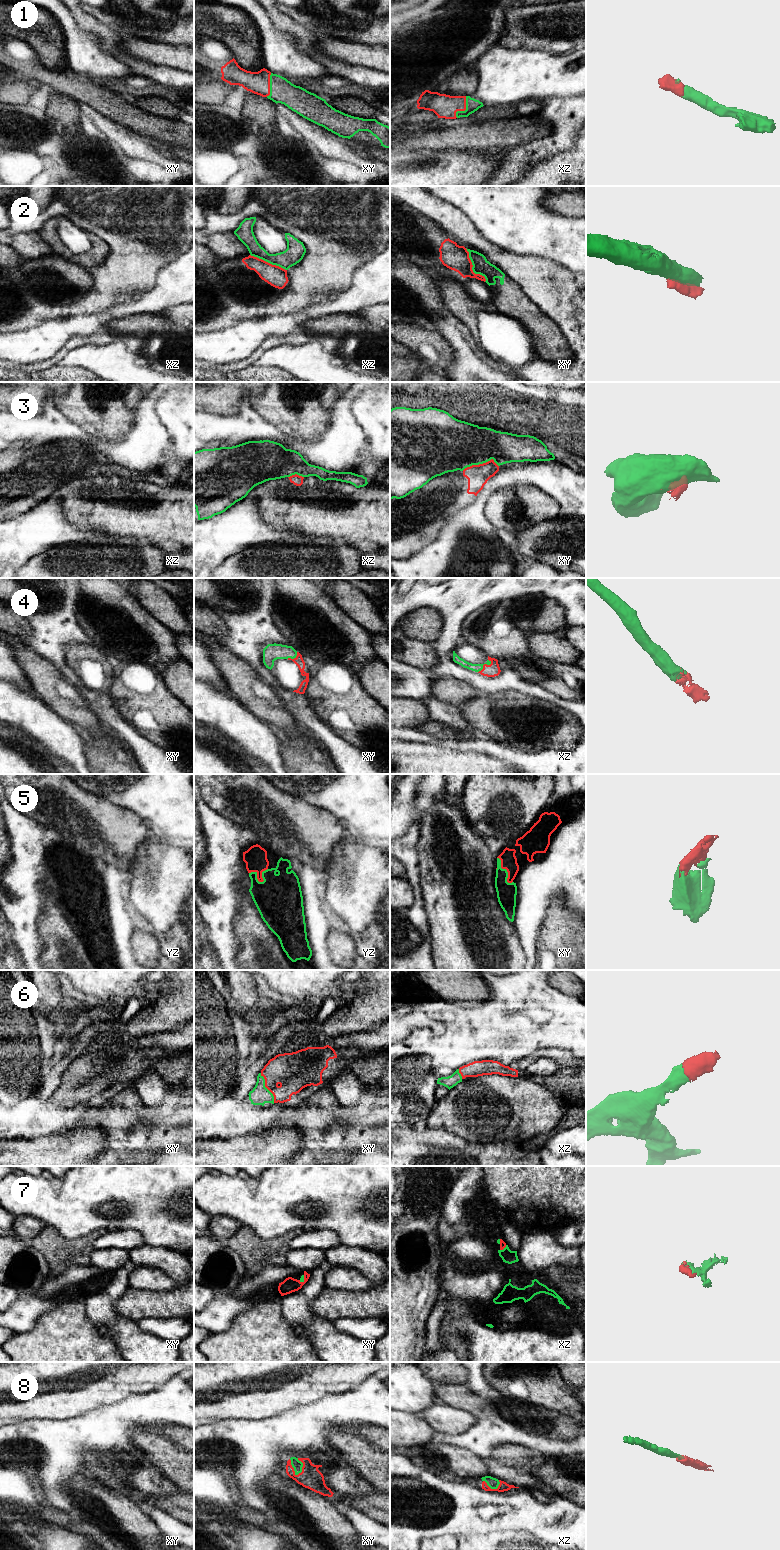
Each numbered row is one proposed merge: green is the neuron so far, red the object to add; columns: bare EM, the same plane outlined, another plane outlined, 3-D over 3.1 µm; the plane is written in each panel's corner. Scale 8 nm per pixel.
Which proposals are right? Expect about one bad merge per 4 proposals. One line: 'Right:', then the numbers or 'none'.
Right: 1, 4, 5, 6, 7, 8

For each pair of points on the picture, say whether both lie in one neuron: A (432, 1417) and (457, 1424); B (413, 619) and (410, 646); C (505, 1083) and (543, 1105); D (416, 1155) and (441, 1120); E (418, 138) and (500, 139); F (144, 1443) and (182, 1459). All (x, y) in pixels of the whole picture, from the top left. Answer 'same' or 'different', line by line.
A: same
B: different
C: same
D: different
E: same
F: same

